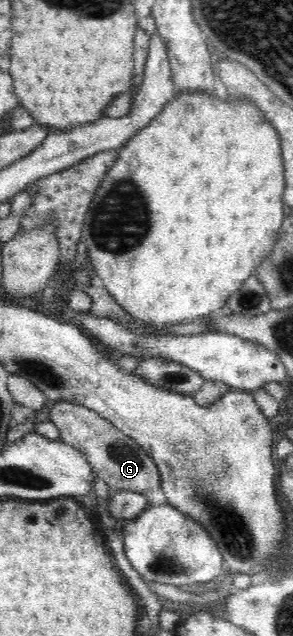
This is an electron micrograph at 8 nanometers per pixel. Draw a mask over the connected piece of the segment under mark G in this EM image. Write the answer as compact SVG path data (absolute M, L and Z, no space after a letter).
M59 401L47 408L49 419L59 429L59 437L78 449L90 462L96 477L103 479L110 492L126 491L146 494L161 487L161 476L155 461L131 437L93 409L72 402Z

